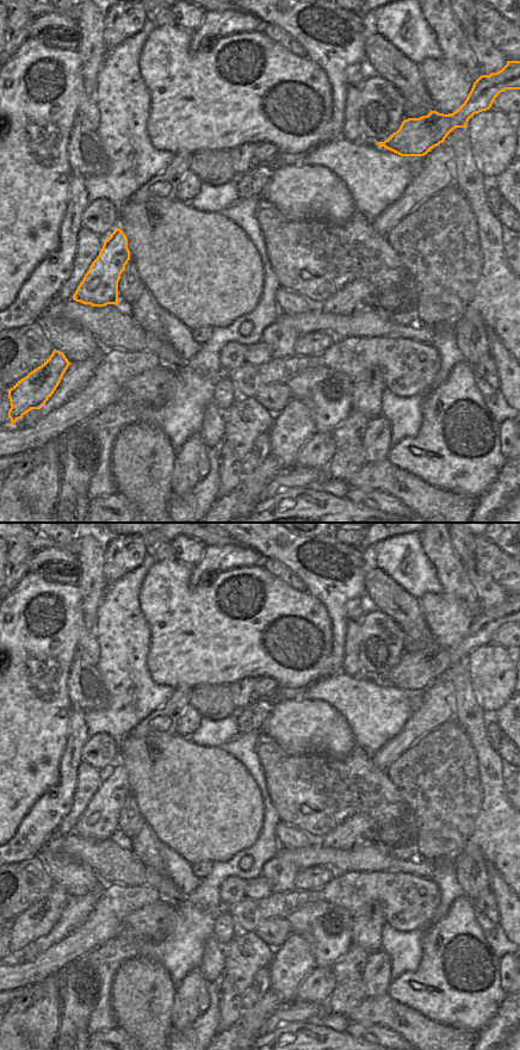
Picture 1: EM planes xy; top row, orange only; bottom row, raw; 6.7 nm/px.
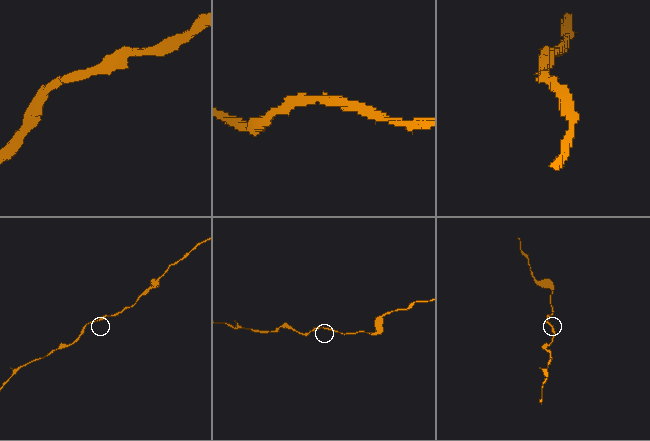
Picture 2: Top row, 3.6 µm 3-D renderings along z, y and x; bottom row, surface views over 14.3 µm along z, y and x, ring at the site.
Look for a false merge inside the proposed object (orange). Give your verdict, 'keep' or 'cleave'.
keep

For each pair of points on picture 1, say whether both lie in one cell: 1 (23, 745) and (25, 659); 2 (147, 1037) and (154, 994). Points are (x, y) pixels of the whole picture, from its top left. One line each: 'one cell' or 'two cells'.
1: one cell
2: one cell

